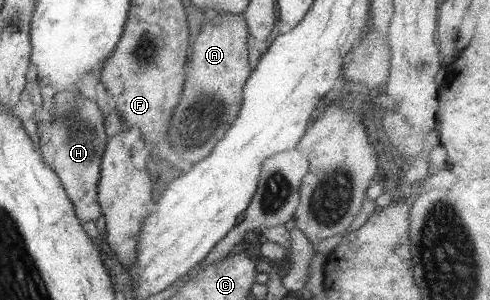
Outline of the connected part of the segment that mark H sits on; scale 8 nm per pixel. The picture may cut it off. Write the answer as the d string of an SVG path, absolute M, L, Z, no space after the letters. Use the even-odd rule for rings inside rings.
M84 97L75 102L75 109L67 115L51 115L36 122L39 153L43 162L58 176L65 194L72 202L75 216L83 224L96 221L101 215L97 202L97 183L101 157L108 138L104 132L104 120L96 103Z

